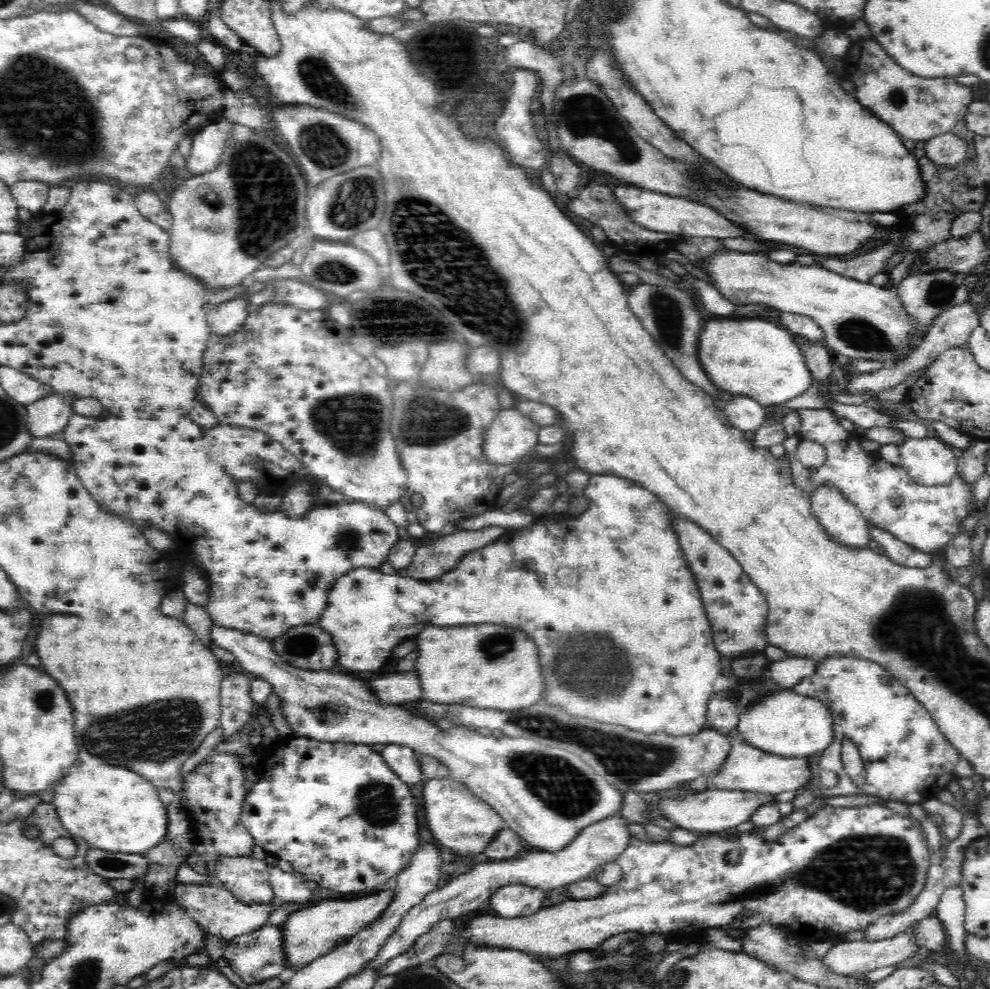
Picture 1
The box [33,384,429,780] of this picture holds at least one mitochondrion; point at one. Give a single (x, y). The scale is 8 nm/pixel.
(118, 737)

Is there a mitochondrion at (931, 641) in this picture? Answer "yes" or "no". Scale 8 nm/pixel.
yes

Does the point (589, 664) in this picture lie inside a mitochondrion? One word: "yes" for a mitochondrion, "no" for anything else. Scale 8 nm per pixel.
yes

